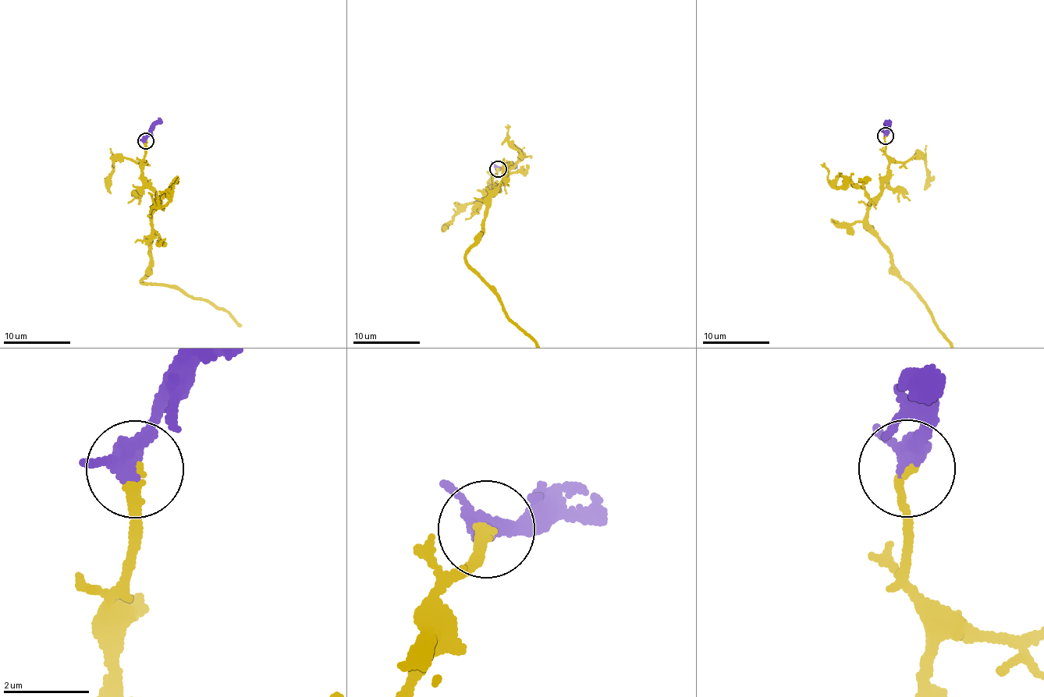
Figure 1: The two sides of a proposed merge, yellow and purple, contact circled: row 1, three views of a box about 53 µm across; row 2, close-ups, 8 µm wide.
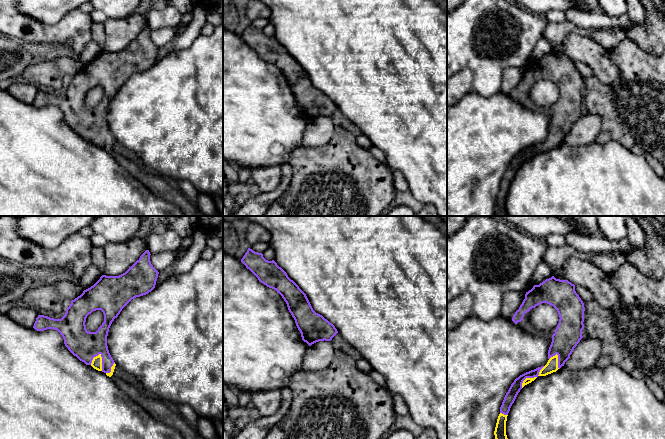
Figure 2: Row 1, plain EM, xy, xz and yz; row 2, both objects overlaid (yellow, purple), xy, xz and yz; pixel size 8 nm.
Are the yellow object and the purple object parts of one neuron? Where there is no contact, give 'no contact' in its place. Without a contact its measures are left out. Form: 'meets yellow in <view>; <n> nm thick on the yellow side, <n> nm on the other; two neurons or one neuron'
meets yellow in xy; 80 nm thick on the yellow side, 220 nm on the other; one neuron

